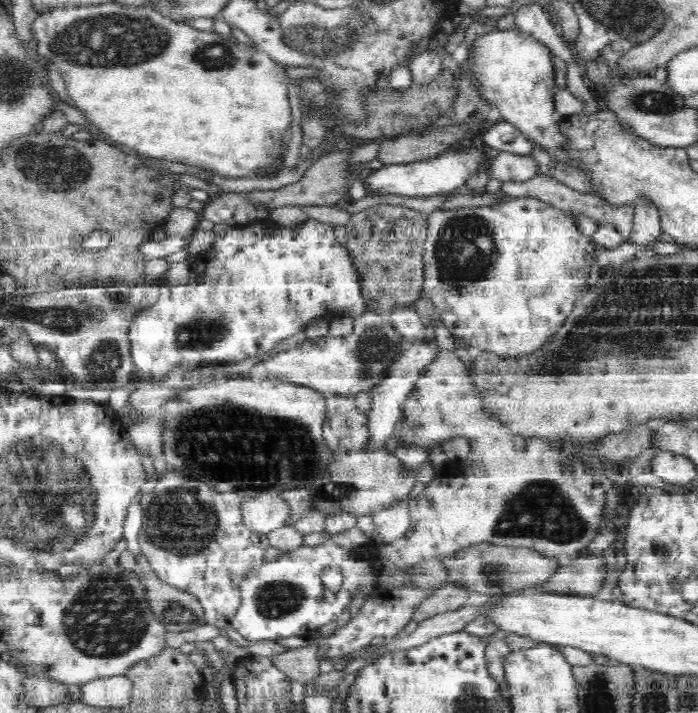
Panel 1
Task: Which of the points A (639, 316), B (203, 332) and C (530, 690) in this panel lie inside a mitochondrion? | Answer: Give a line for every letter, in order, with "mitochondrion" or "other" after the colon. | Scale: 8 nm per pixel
A: mitochondrion
B: mitochondrion
C: other

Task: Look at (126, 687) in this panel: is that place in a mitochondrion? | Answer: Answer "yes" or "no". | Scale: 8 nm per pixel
no

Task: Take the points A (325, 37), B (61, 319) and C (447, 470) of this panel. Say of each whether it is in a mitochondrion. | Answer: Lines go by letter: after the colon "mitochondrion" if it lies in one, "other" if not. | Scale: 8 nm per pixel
A: mitochondrion
B: mitochondrion
C: other

